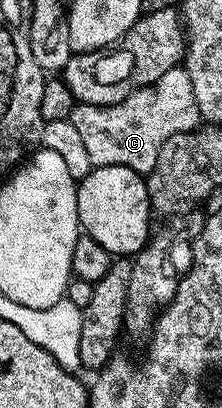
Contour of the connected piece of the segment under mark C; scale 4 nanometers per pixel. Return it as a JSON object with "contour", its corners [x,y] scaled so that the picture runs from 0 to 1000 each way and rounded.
{"contour":[[[824,162],[770,169],[694,206],[671,206],[653,216],[595,218],[554,250],[518,250],[514,255],[383,252],[401,255],[351,252],[306,294],[338,309],[338,321],[360,331],[374,358],[392,368],[396,382],[410,385],[428,412],[572,407],[613,422],[667,426],[698,407],[698,397],[716,387],[716,368],[734,358],[734,348],[752,348],[752,338],[829,324],[883,324],[910,301],[896,260],[878,245],[878,221],[860,216],[860,191]]]}

